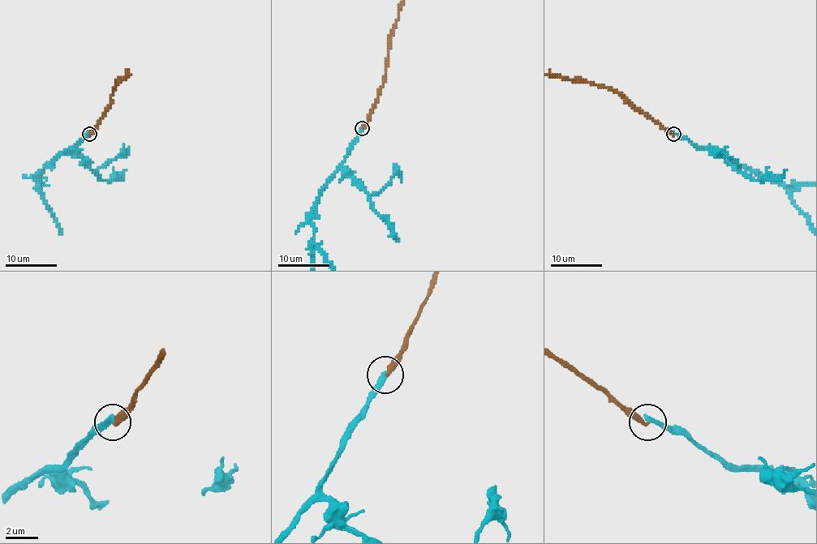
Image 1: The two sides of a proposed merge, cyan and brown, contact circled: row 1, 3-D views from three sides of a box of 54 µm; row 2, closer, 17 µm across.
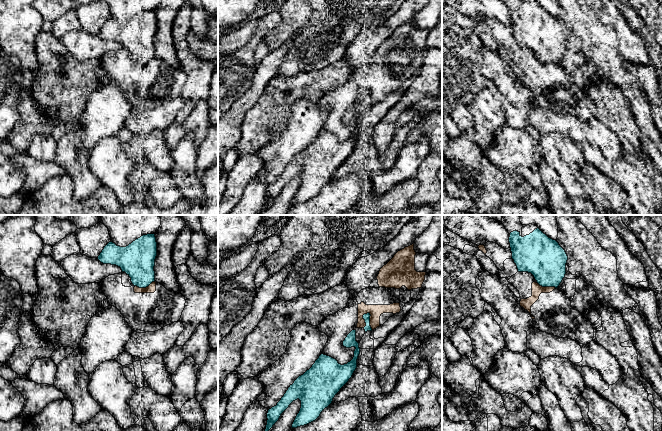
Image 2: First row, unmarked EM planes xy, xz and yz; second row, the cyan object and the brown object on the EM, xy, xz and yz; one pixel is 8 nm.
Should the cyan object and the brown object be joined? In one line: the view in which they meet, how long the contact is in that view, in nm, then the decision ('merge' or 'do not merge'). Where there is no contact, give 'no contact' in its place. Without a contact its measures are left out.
meets cyan in xz; contact 150 nm long; do not merge

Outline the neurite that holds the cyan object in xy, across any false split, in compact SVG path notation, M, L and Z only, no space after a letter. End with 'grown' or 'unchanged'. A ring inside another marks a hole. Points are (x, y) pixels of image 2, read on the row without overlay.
M155 10L143 11L126 23L109 18L98 36L103 40L116 41L130 54L134 62L146 64L155 57L157 18Z; unchanged

